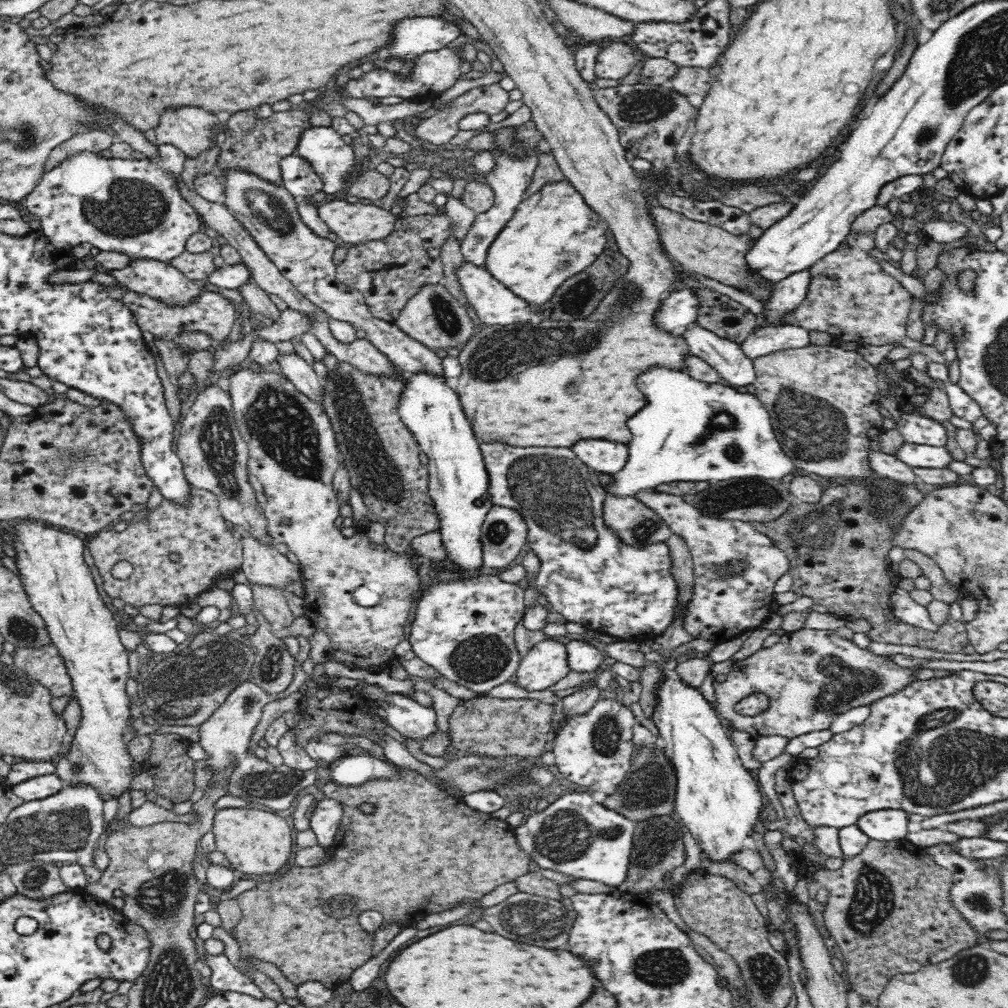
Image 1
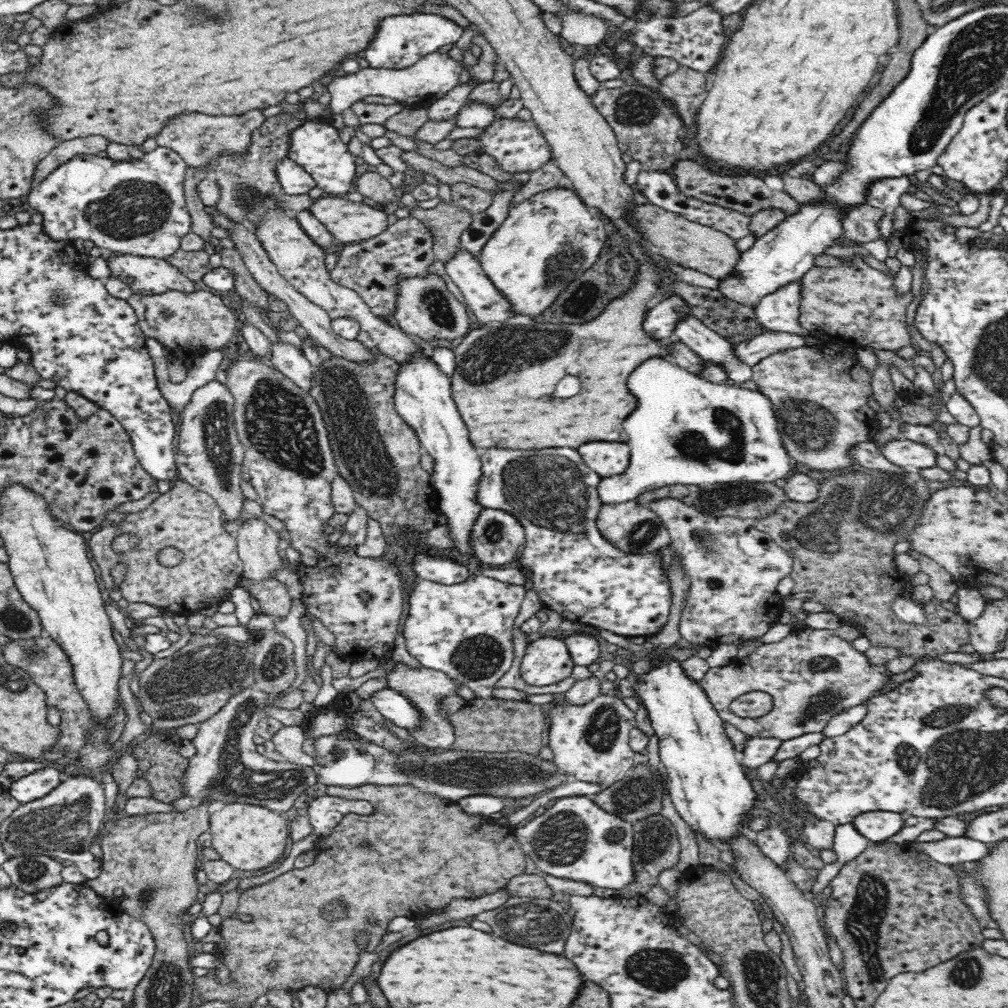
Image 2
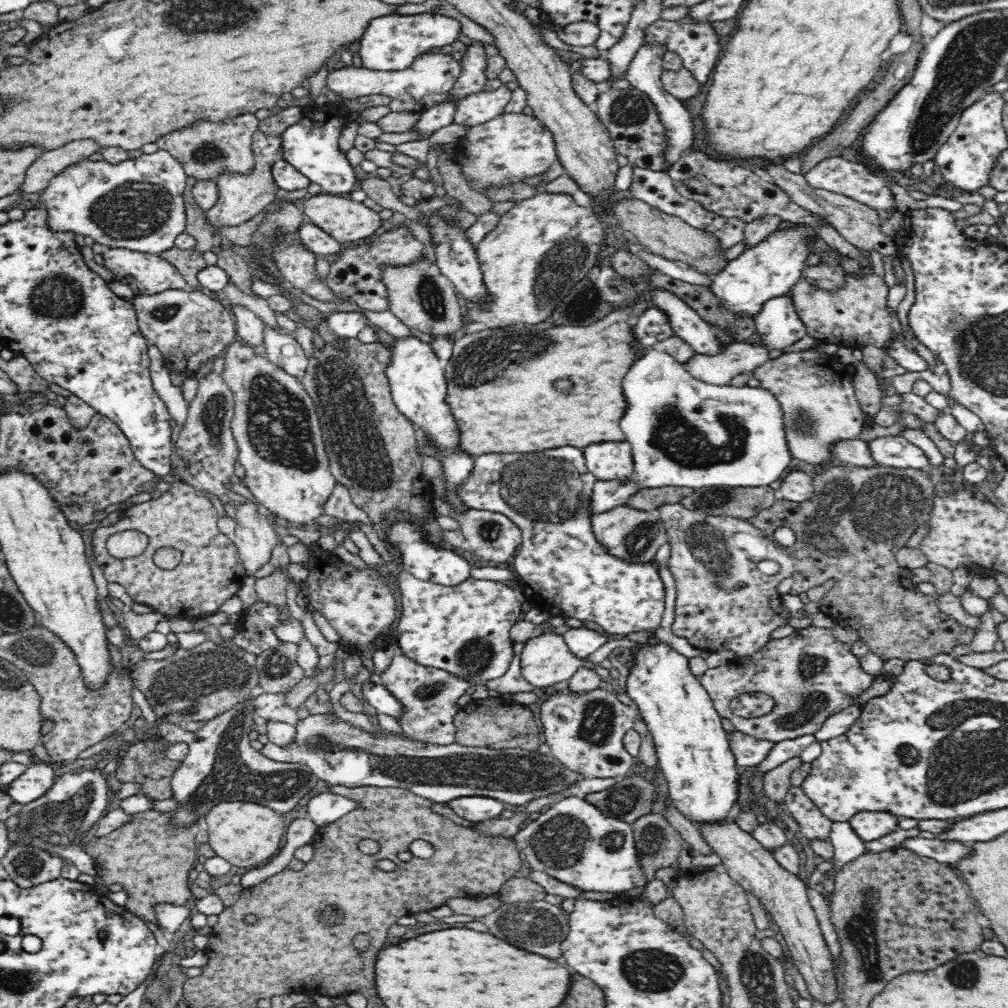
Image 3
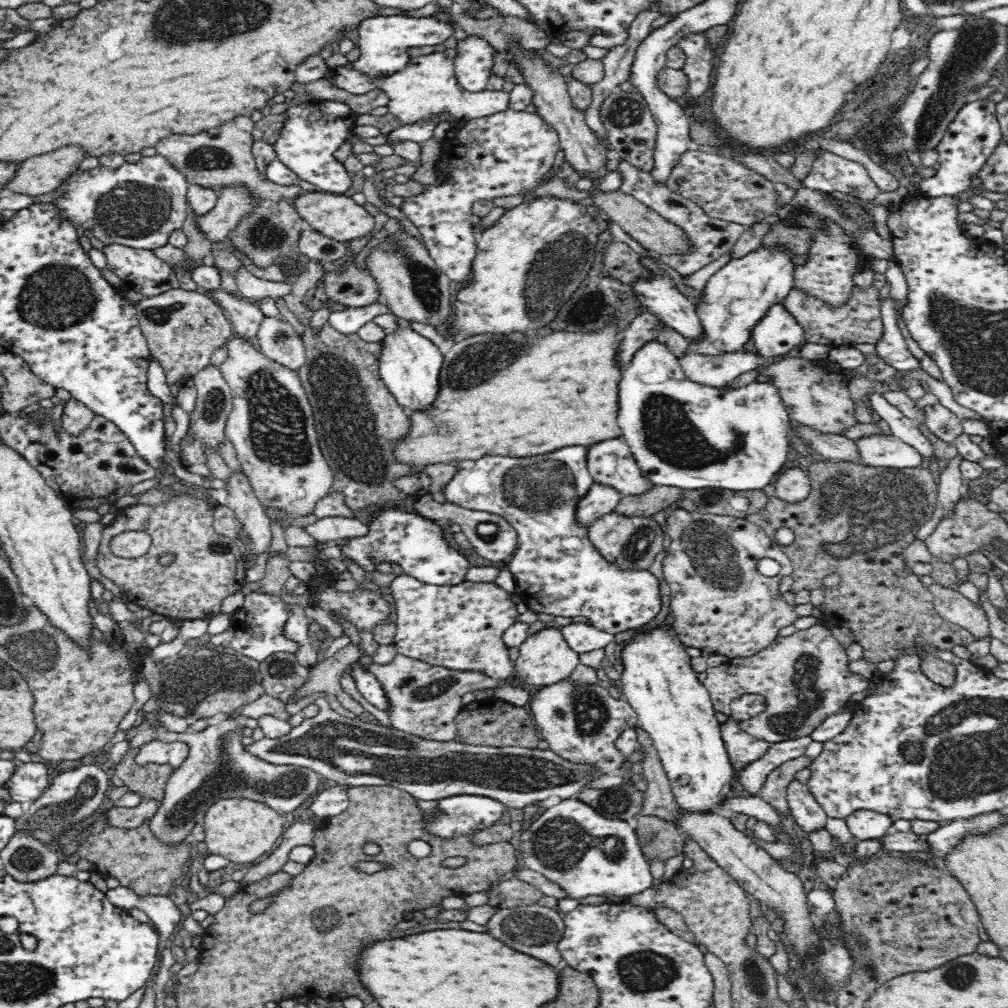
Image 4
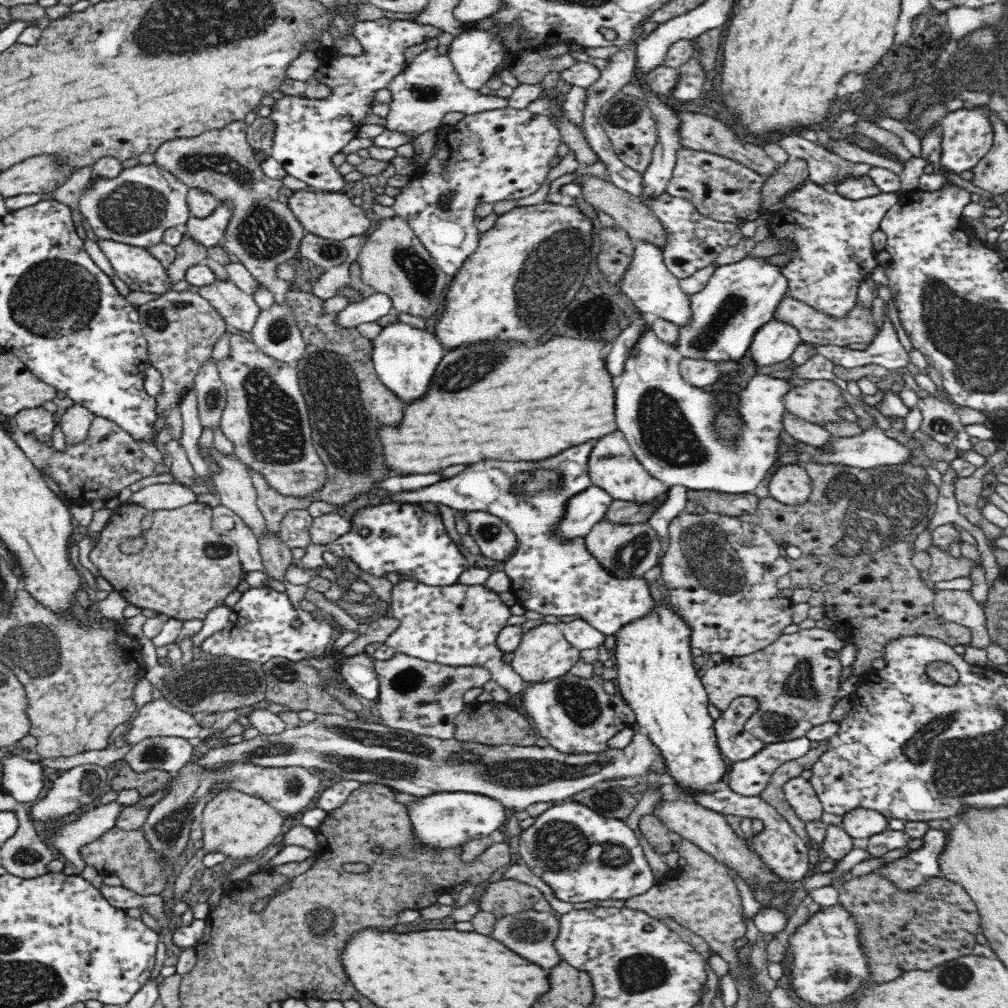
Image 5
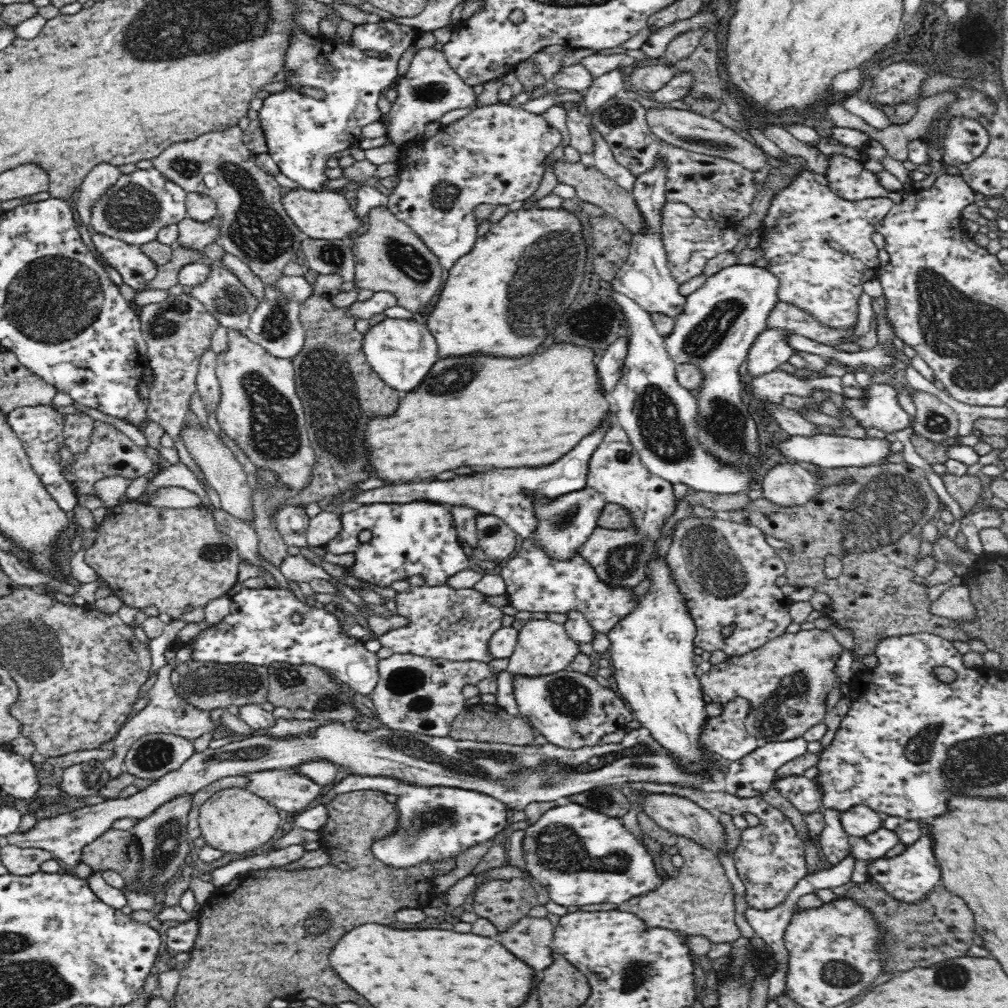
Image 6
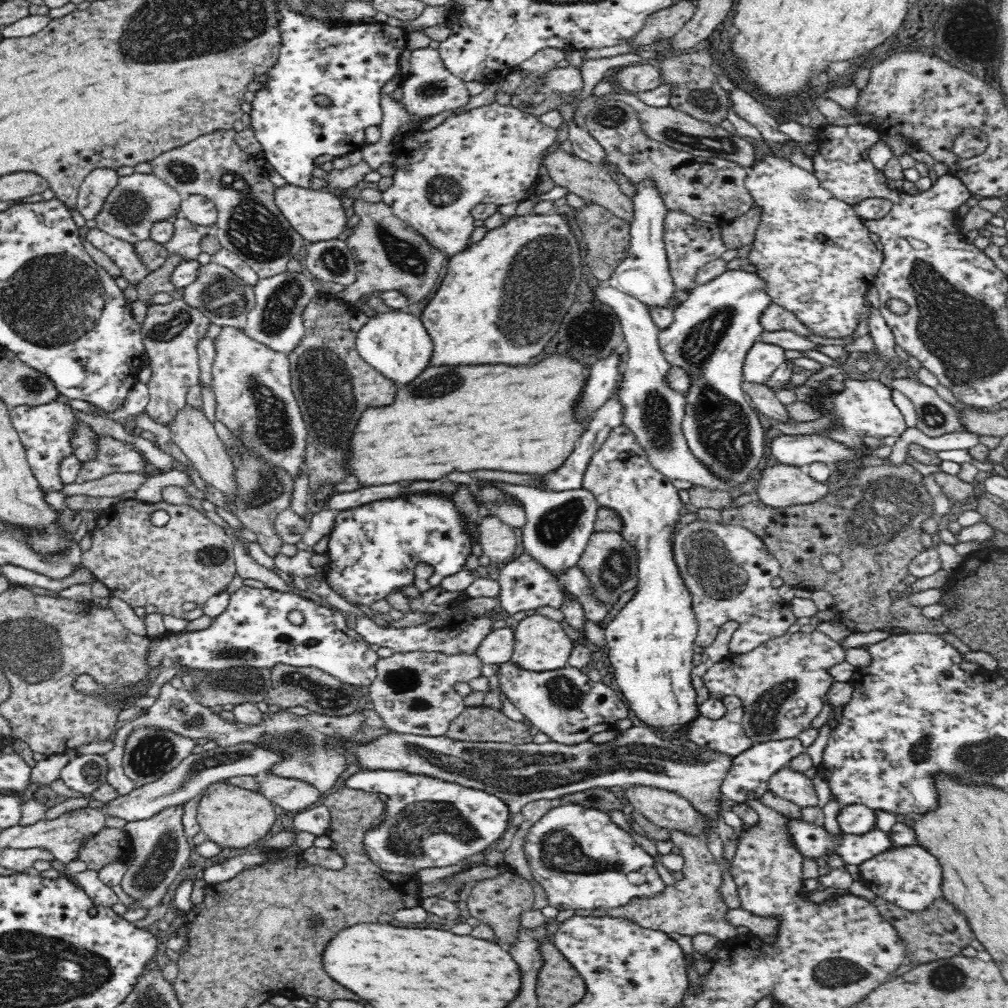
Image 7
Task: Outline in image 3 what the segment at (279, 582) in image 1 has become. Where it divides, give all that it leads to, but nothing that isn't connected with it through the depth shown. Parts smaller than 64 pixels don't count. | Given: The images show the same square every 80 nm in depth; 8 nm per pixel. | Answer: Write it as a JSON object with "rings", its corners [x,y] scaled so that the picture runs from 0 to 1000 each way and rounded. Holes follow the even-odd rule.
{"rings":[[[244,496],[233,504],[236,518],[230,534],[239,554],[243,569],[252,569],[260,560],[266,558],[277,532],[267,514],[257,510],[256,502]]]}

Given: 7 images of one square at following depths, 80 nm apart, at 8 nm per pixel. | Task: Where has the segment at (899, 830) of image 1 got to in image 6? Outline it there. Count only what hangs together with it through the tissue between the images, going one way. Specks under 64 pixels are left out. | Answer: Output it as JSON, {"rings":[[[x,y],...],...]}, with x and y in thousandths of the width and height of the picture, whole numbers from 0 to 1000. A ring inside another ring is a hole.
{"rings":[[[849,799],[833,806],[832,813],[843,831],[855,831],[875,820],[877,810],[861,800]]]}

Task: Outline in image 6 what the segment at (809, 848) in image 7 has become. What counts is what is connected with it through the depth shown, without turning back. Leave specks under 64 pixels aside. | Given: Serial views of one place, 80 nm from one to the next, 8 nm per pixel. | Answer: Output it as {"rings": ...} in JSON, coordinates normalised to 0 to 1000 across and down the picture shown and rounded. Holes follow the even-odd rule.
{"rings":[[[873,820],[858,830],[847,830],[841,833],[841,848],[849,853],[867,853],[878,849],[883,841],[891,837],[891,830],[885,823]]]}

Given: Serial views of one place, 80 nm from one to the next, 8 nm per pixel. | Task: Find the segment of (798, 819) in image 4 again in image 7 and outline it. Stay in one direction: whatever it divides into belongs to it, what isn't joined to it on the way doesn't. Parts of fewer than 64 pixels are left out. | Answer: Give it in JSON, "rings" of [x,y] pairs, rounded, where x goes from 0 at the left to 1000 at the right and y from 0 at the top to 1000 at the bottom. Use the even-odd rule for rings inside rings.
{"rings":[[[782,758],[770,764],[762,772],[762,784],[788,796],[792,800],[810,800],[812,790],[806,778],[806,773],[798,768],[798,763]]]}

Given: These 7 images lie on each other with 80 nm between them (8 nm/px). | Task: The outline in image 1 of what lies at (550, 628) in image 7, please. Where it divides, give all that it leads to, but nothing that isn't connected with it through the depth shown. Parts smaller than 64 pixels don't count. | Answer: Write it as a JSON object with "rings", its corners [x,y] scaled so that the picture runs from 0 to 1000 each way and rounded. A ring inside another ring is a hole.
{"rings":[[[542,632],[525,642],[524,647],[517,652],[511,670],[514,680],[530,687],[550,681],[565,665],[561,639]]]}

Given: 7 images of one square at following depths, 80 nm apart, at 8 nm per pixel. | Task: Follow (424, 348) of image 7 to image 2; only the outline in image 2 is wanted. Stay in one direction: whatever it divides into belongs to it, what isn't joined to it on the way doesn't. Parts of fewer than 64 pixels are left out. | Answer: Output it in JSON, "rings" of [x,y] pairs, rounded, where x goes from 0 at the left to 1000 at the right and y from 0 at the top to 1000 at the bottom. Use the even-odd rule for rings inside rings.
{"rings":[[[415,345],[411,353],[397,359],[391,377],[391,399],[394,410],[414,431],[420,446],[431,454],[429,484],[433,487],[434,503],[444,513],[446,532],[456,550],[468,552],[467,530],[469,519],[479,506],[472,497],[473,481],[476,479],[476,447],[464,436],[464,426],[458,418],[452,400],[448,398],[446,375],[430,358],[428,353]]]}

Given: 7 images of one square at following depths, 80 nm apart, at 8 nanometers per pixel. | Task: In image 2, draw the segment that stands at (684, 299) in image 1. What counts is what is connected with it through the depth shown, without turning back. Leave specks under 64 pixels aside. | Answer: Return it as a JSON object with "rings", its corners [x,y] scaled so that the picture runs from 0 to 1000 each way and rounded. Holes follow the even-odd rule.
{"rings":[[[665,294],[643,307],[642,310],[639,315],[639,327],[649,338],[660,340],[668,335],[671,319],[677,313],[686,312],[683,302],[675,294]]]}

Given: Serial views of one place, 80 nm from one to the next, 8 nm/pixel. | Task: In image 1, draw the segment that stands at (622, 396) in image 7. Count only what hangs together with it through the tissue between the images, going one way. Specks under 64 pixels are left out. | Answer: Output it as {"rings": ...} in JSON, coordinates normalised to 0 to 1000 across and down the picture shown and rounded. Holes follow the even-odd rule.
{"rings":[[[659,363],[639,367],[631,375],[631,383],[641,393],[641,405],[623,417],[623,427],[627,430],[622,440],[624,453],[619,464],[599,483],[601,492],[632,493],[635,488],[667,478],[707,480],[726,474],[773,476],[786,469],[789,460],[777,447],[770,435],[765,411],[749,390],[734,389],[712,379],[694,379],[680,367],[665,367]]]}

